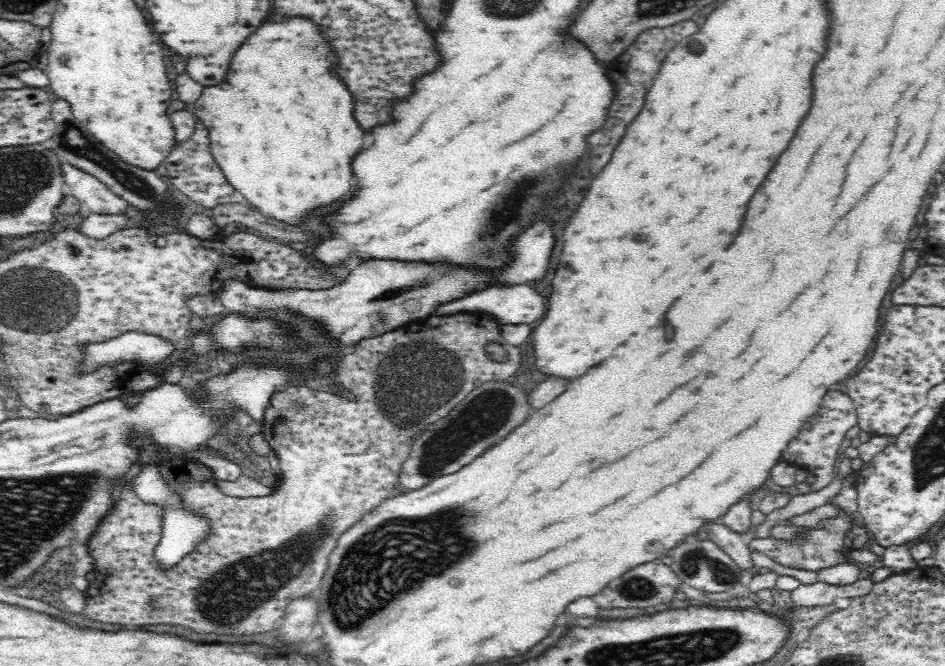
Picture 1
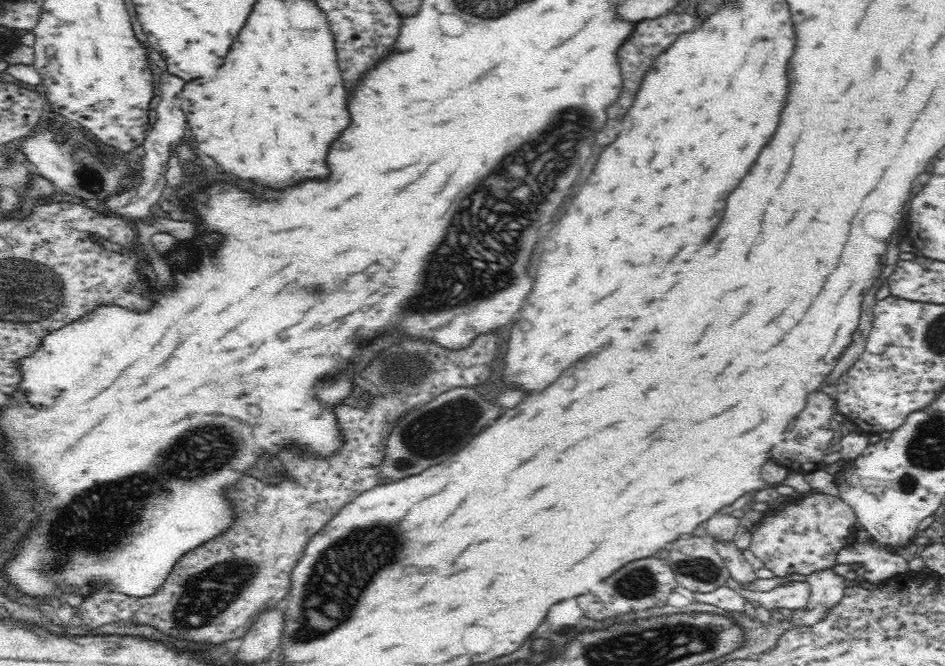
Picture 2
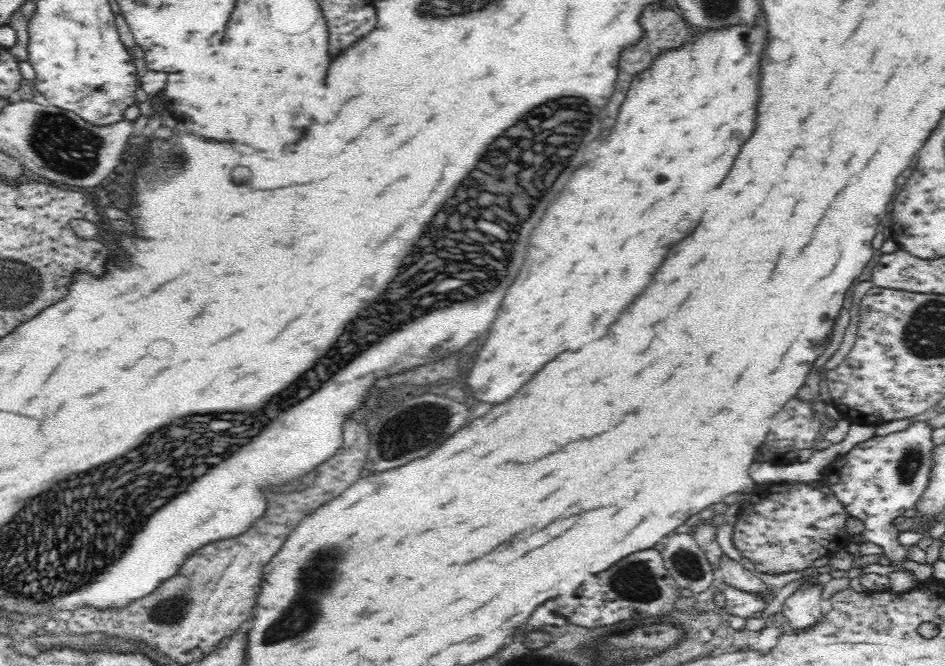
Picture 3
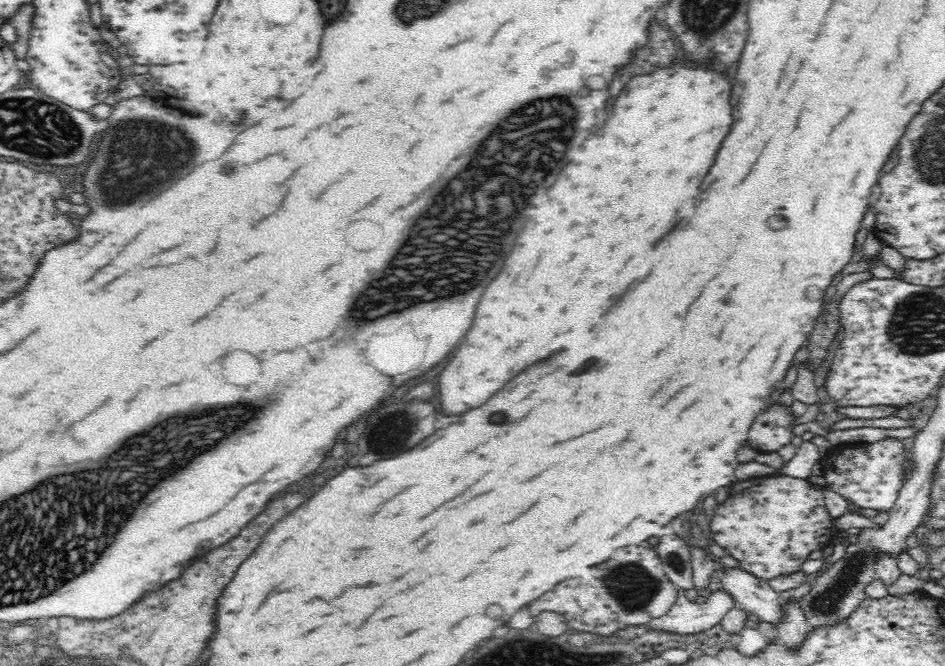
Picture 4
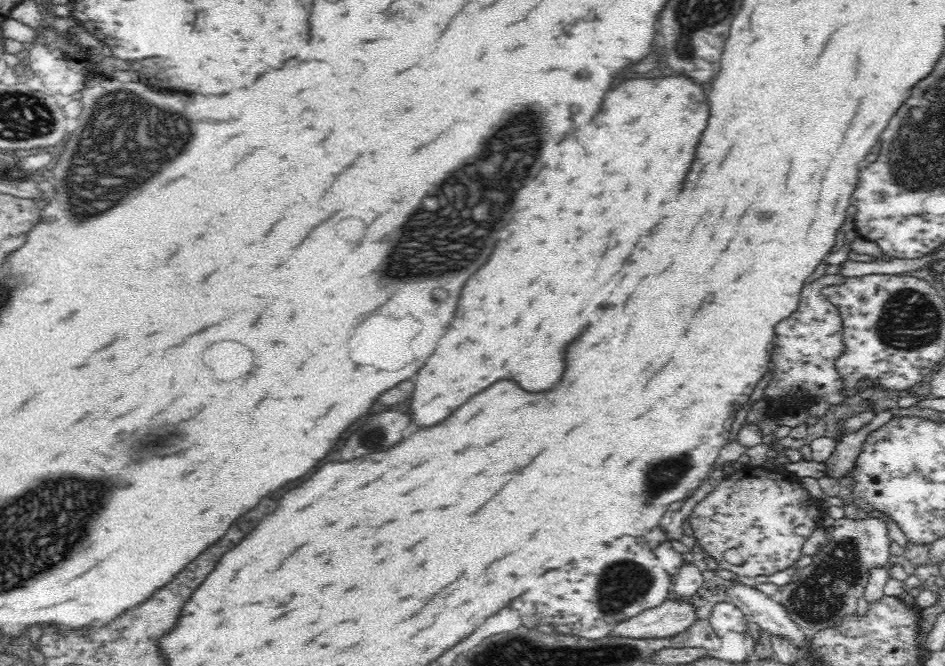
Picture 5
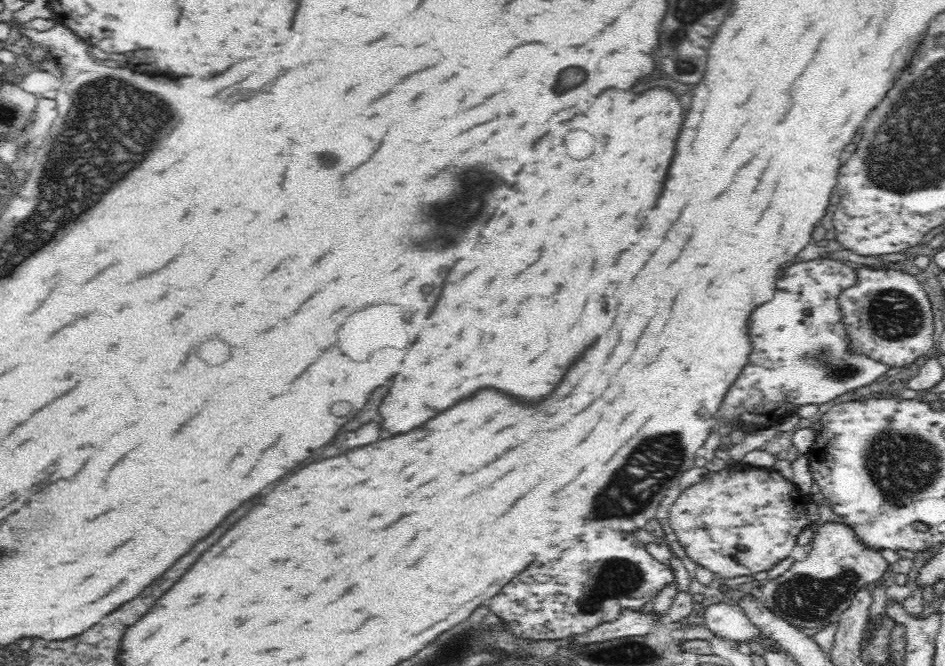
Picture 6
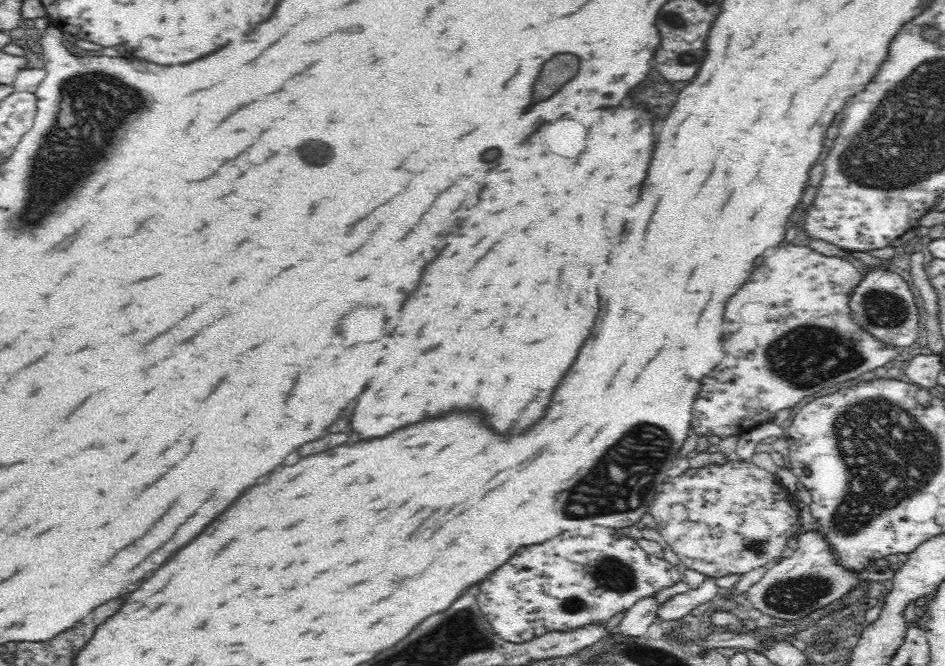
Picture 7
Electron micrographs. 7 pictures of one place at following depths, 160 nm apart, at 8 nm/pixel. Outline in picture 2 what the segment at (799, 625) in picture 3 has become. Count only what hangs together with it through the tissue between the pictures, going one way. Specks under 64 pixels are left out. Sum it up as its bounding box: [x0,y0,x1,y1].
[805,569,846,609]

